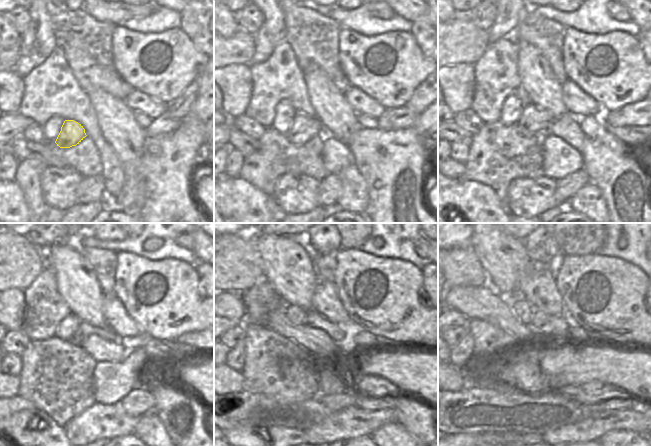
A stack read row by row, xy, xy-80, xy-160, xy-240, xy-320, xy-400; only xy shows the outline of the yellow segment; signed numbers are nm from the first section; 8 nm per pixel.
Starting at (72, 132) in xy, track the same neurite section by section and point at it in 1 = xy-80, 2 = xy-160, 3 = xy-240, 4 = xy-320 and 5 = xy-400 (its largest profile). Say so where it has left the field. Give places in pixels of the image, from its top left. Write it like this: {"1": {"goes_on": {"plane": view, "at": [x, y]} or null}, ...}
{"1": {"goes_on": {"plane": "xy-80", "at": [303, 128]}}, "2": {"goes_on": {"plane": "xy-160", "at": [533, 118]}}, "3": {"goes_on": {"plane": "xy-240", "at": [84, 330]}}, "4": {"goes_on": {"plane": "xy-320", "at": [315, 320]}}, "5": {"goes_on": {"plane": "xy-400", "at": [556, 326]}}}

